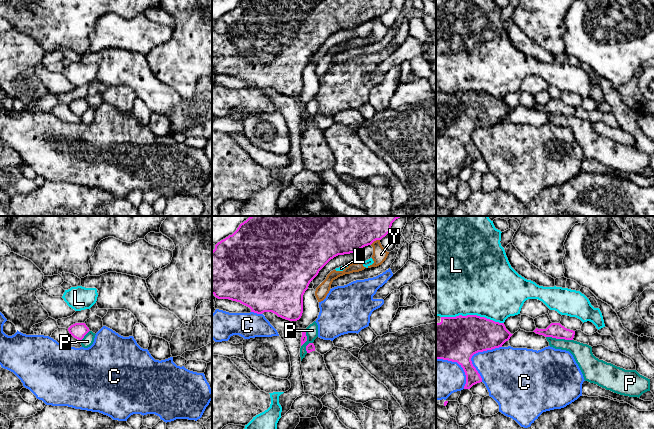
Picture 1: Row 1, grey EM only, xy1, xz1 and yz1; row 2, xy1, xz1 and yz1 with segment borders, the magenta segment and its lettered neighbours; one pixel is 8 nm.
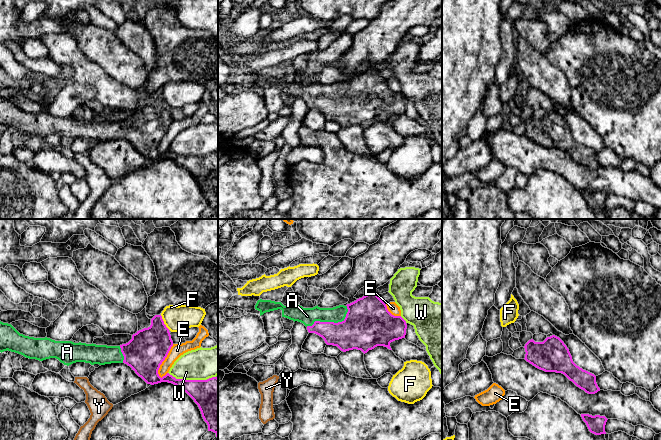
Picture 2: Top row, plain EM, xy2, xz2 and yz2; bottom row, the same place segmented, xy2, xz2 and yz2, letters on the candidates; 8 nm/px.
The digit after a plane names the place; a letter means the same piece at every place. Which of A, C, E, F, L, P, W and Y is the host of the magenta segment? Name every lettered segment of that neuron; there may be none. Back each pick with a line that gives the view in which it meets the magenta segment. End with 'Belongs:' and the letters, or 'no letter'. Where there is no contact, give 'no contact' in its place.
A: contact in xz2
Belongs: A

